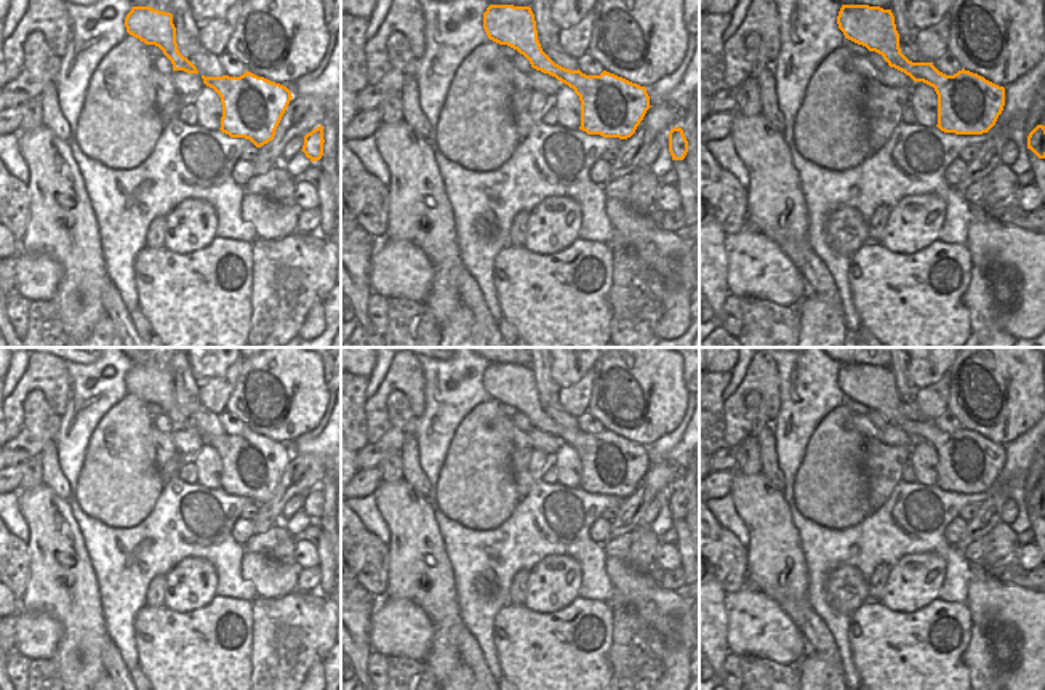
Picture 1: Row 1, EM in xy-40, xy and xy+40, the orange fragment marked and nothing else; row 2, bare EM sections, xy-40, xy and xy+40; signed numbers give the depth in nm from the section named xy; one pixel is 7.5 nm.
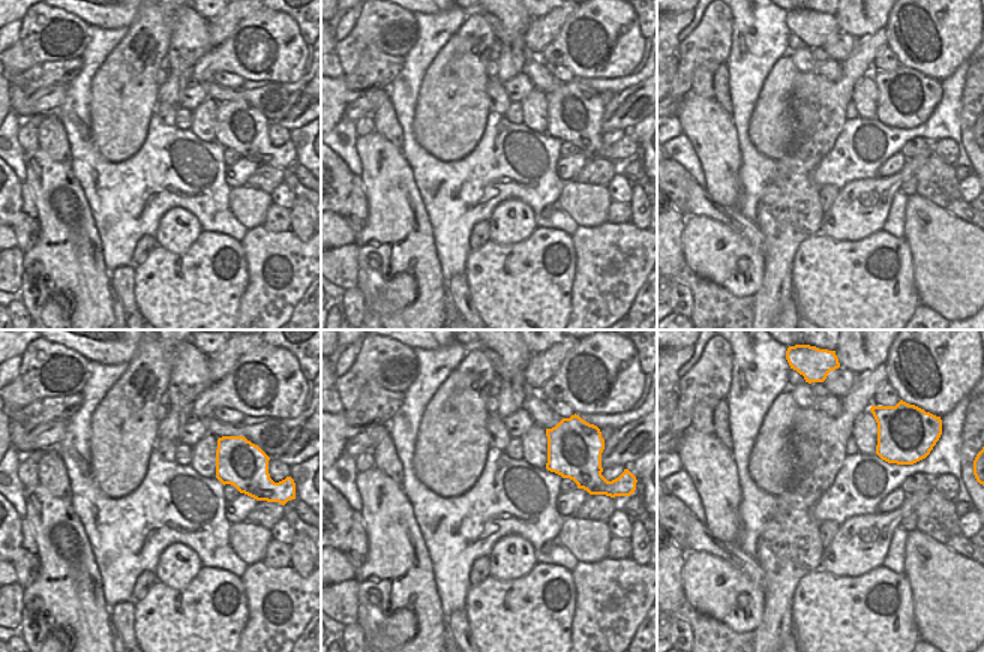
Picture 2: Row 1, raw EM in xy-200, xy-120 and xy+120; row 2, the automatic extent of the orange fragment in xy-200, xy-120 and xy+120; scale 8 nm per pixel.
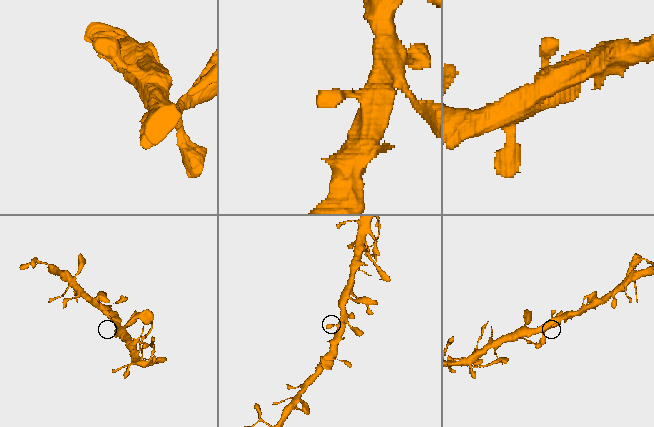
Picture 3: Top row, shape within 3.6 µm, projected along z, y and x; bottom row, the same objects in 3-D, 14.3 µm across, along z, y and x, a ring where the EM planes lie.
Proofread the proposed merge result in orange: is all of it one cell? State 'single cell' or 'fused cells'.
single cell

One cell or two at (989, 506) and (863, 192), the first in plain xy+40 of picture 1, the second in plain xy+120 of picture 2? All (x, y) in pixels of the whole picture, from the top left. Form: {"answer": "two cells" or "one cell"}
{"answer": "one cell"}

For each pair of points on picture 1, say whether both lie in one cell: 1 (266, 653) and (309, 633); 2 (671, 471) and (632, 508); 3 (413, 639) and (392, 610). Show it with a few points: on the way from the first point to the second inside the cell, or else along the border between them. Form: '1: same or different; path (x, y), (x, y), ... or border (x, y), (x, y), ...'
1: same; path (277, 650), (298, 633)
2: same; path (661, 477), (640, 498)
3: same; path (407, 633), (392, 617)

